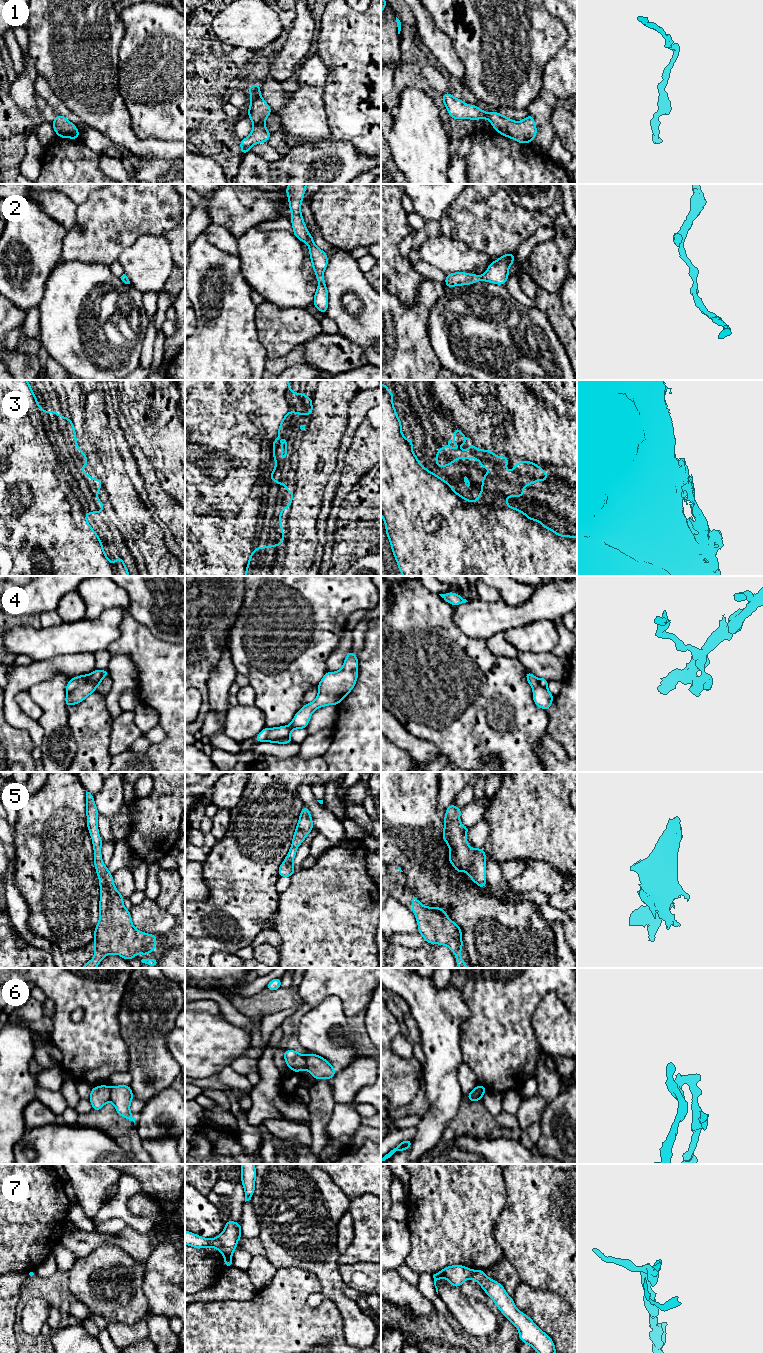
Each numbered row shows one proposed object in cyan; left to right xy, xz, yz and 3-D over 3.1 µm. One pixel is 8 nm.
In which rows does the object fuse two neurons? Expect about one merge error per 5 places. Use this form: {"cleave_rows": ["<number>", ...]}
{"cleave_rows": ["6", "7"]}

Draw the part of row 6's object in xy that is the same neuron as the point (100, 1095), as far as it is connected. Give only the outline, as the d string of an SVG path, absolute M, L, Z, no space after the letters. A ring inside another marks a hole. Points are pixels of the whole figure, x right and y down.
M107 1085L93 1087L89 1100L92 1104L93 1111L98 1111L110 1101L110 1088Z

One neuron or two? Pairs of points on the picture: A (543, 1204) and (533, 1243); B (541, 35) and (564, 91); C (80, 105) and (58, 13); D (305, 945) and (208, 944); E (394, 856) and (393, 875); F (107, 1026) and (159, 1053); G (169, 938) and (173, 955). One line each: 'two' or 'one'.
A: one
B: two
C: one
D: two
E: two
F: two
G: two

